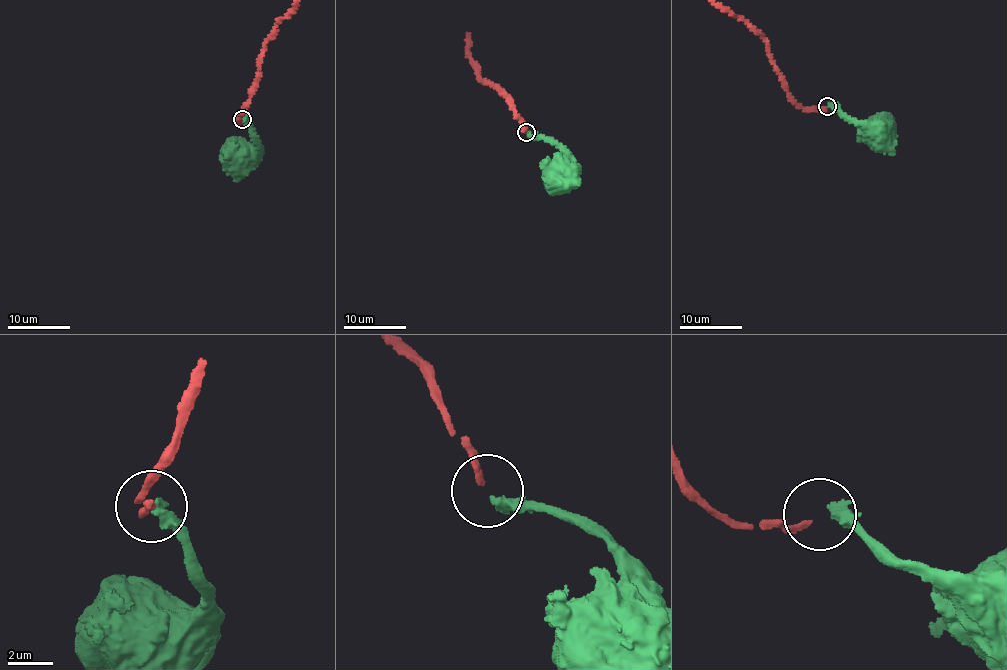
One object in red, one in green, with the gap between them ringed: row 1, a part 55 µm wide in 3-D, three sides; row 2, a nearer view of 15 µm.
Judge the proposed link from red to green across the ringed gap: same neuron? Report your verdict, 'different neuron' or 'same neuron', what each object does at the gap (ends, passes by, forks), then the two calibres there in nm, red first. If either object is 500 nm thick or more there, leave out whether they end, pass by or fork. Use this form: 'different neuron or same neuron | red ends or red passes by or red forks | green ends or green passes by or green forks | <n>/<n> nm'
same neuron | red ends | green ends | 280/400 nm

